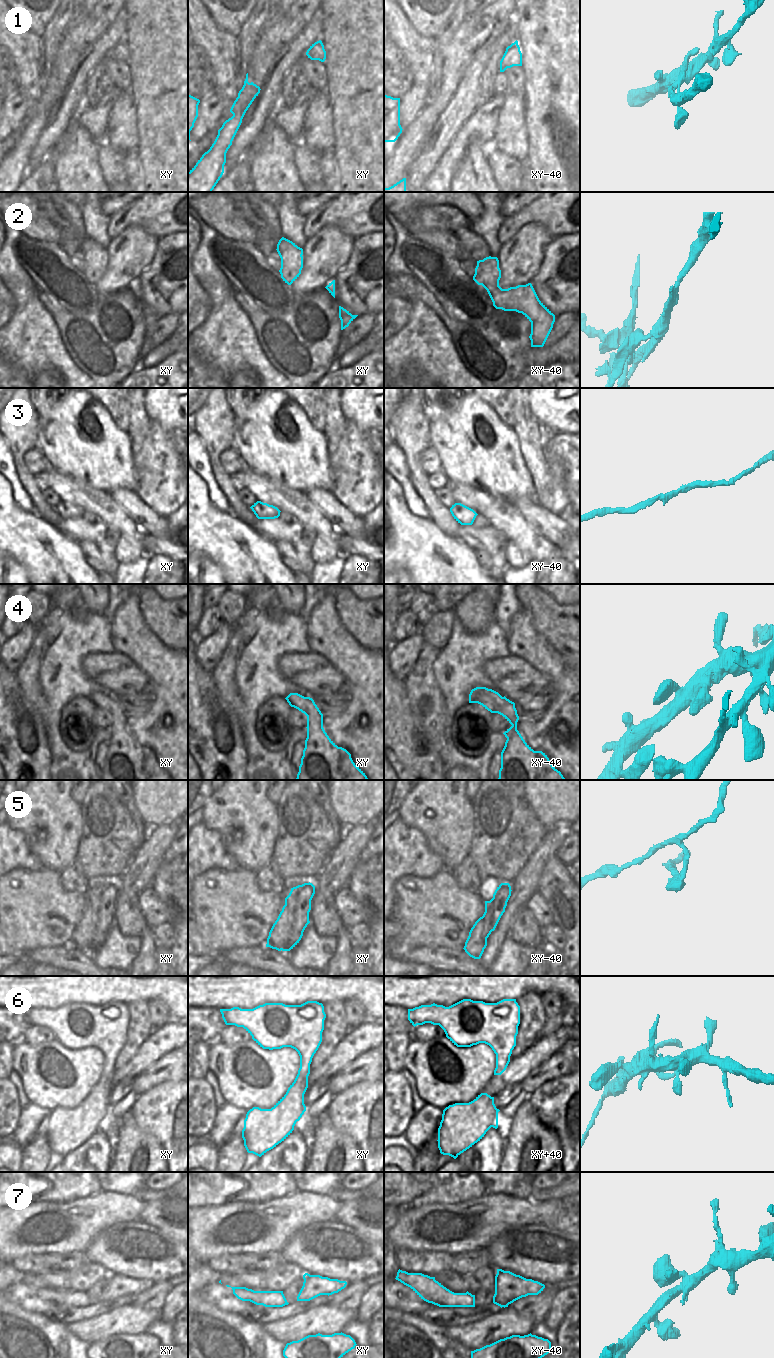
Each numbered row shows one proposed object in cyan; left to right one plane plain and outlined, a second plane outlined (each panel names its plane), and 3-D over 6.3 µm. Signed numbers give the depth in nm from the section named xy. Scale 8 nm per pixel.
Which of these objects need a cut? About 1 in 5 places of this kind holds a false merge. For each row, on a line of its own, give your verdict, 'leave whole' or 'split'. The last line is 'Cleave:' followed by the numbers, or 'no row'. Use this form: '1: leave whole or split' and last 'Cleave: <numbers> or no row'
1: leave whole
2: split
3: leave whole
4: leave whole
5: split
6: leave whole
7: leave whole
Cleave: 2, 5

